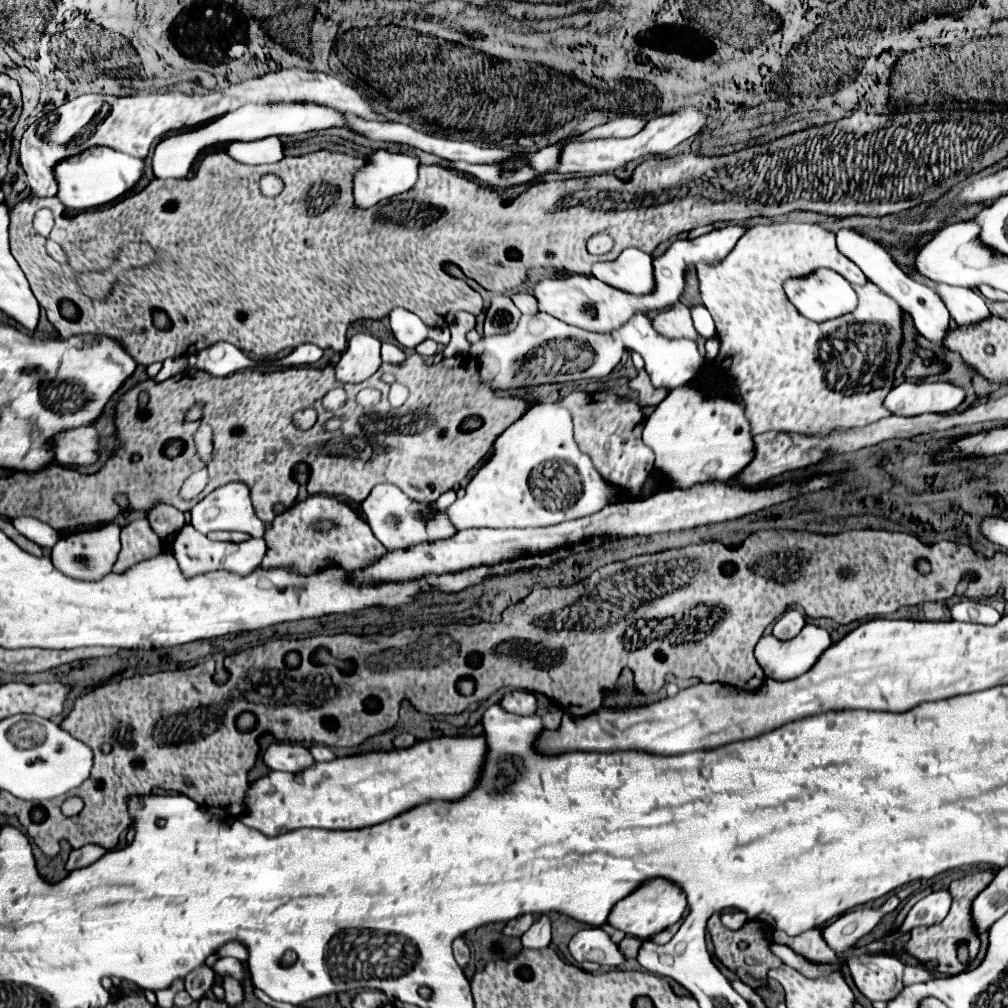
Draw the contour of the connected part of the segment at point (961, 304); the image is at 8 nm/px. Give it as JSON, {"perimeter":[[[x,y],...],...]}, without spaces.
{"perimeter":[[[909,264],[909,268],[903,270],[903,272],[911,280],[915,280],[915,282],[921,282],[925,286],[935,288],[935,292],[941,296],[945,308],[949,310],[951,320],[957,326],[973,326],[973,324],[977,324],[977,322],[981,322],[981,320],[985,320],[985,318],[991,316],[985,300],[981,296],[977,296],[973,290],[927,280],[923,274],[919,274],[919,270],[915,268],[915,264]]]}

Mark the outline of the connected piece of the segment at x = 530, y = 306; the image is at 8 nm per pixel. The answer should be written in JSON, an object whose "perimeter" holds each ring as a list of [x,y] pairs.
{"perimeter":[[[513,292],[513,294],[511,294],[511,300],[513,300],[513,304],[521,310],[521,314],[537,314],[537,312],[539,312],[537,300],[535,300],[535,296],[531,296],[531,294]]]}

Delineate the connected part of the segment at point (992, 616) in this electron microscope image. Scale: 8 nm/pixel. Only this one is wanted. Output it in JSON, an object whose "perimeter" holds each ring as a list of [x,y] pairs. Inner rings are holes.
{"perimeter":[[[963,600],[953,604],[951,608],[951,618],[959,620],[959,622],[979,622],[979,624],[995,624],[1001,614],[989,606],[989,604],[981,604],[975,600]]]}

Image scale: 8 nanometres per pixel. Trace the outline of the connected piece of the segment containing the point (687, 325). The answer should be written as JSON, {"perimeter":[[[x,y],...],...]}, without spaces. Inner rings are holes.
{"perimeter":[[[677,300],[673,306],[669,307],[671,307],[669,310],[658,311],[653,316],[653,328],[661,336],[667,336],[667,338],[689,338],[689,340],[695,340],[699,344],[701,356],[705,356],[706,339],[700,337],[695,330],[692,330],[691,317],[686,317],[684,305],[680,305],[680,300]]]}

